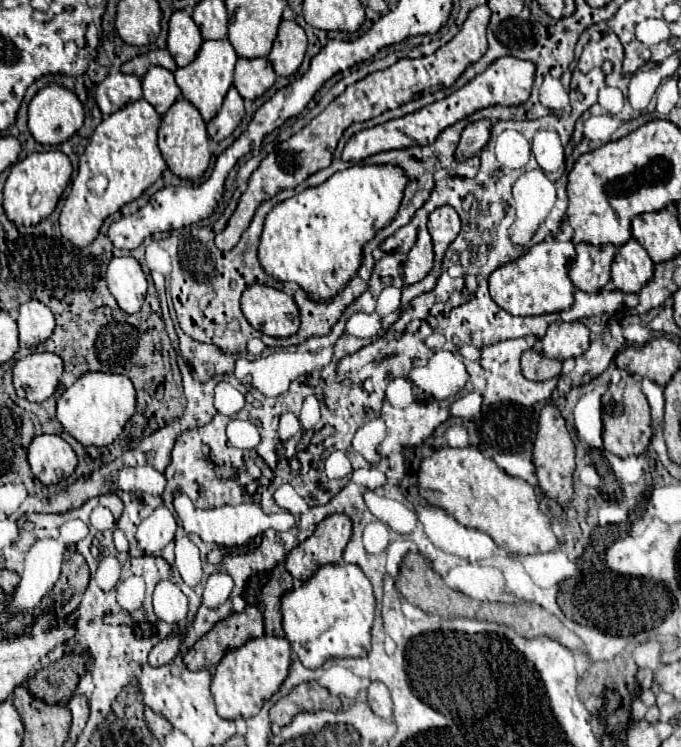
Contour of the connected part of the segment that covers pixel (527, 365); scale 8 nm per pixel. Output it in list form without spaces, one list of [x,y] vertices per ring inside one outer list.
[[[534,348],[526,350],[522,354],[522,374],[528,380],[550,380],[560,376],[562,372],[562,360],[548,358],[542,352],[536,352]]]

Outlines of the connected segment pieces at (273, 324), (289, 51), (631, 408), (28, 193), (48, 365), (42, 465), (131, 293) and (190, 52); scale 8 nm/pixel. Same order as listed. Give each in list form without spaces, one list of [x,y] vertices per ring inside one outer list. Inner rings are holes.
[[[258,282],[242,292],[242,312],[256,330],[276,338],[292,336],[300,326],[300,310],[294,298]]]
[[[282,20],[278,28],[278,38],[274,40],[272,52],[268,54],[274,72],[278,76],[294,74],[302,64],[306,44],[306,32],[302,30],[302,26],[296,20]]]
[[[632,374],[624,376],[618,384],[610,384],[602,396],[602,420],[604,420],[604,448],[620,458],[642,454],[650,444],[650,406],[640,390],[640,382]]]
[[[62,150],[34,152],[28,158],[16,162],[10,168],[8,180],[4,184],[4,210],[14,224],[36,224],[38,220],[50,216],[56,208],[60,194],[72,176],[72,164]]]
[[[34,352],[16,360],[12,380],[16,394],[30,400],[42,402],[50,398],[62,378],[62,358],[54,352]]]
[[[58,434],[34,436],[28,446],[28,462],[42,484],[56,484],[76,468],[76,454]]]
[[[132,256],[112,258],[106,270],[106,282],[124,312],[134,314],[140,310],[148,284],[138,260]]]
[[[174,10],[168,22],[168,50],[178,66],[190,64],[202,44],[202,34],[186,10]]]

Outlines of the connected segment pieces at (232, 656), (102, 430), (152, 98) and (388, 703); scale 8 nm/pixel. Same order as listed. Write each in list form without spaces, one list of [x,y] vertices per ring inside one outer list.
[[[278,636],[252,638],[246,644],[228,650],[216,664],[216,672],[212,676],[212,696],[216,700],[218,714],[228,720],[236,716],[254,716],[262,708],[264,700],[268,700],[280,688],[288,676],[290,662],[290,642]]]
[[[86,372],[72,386],[68,386],[58,398],[58,420],[62,428],[86,446],[108,446],[112,444],[124,424],[136,410],[136,392],[132,380],[124,374]]]
[[[152,66],[142,78],[144,100],[148,100],[158,114],[166,114],[172,102],[180,96],[180,88],[174,82],[174,74],[162,66]]]
[[[370,682],[368,686],[368,704],[374,714],[382,718],[392,718],[392,698],[390,690],[382,682]]]

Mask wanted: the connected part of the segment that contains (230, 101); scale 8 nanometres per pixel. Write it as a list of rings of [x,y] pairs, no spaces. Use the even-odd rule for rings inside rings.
[[[232,86],[228,90],[228,94],[224,96],[224,102],[222,102],[220,110],[208,122],[210,138],[216,140],[216,142],[224,140],[226,136],[230,136],[234,132],[234,128],[240,124],[242,118],[244,118],[244,100],[238,94],[238,90]]]

